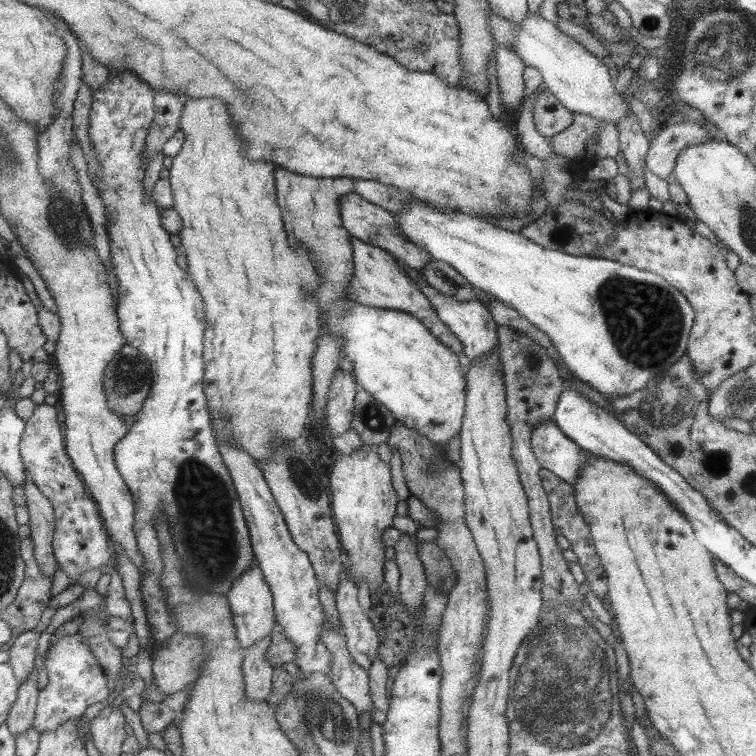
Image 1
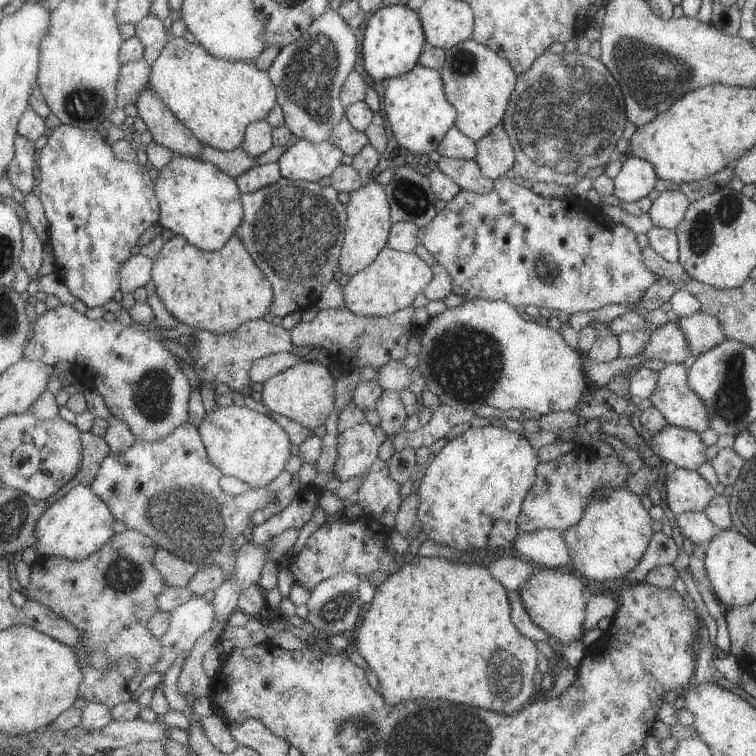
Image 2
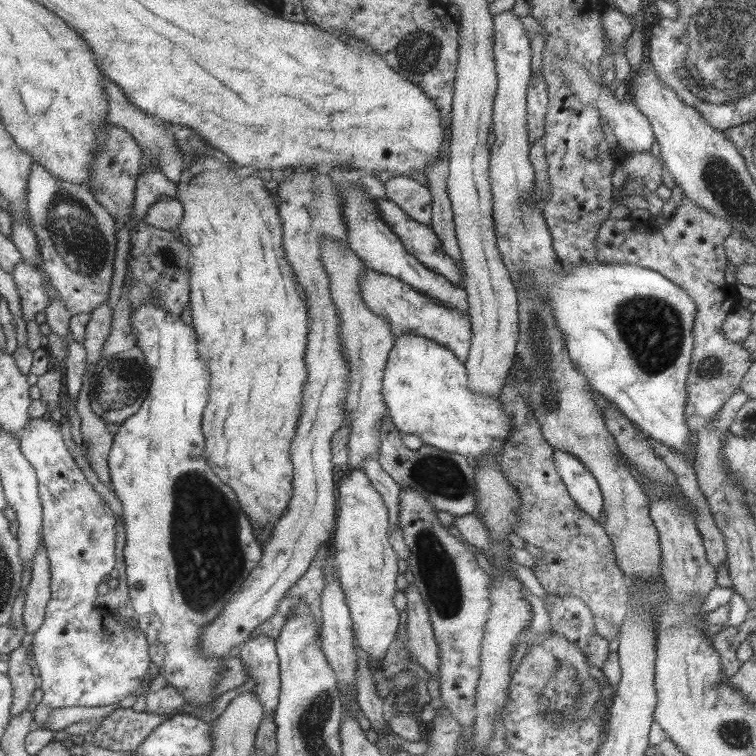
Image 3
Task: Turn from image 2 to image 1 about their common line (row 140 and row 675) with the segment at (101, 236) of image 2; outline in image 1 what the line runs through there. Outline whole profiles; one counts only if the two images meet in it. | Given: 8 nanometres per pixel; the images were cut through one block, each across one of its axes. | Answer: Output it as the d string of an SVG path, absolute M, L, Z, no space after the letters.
M79 635L55 638L52 642L53 646L50 646L44 658L48 685L40 692L34 722L34 727L42 735L53 732L70 720L80 718L87 706L101 702L110 693L107 682L111 679L104 674L97 659L89 651L87 644L81 642Z

